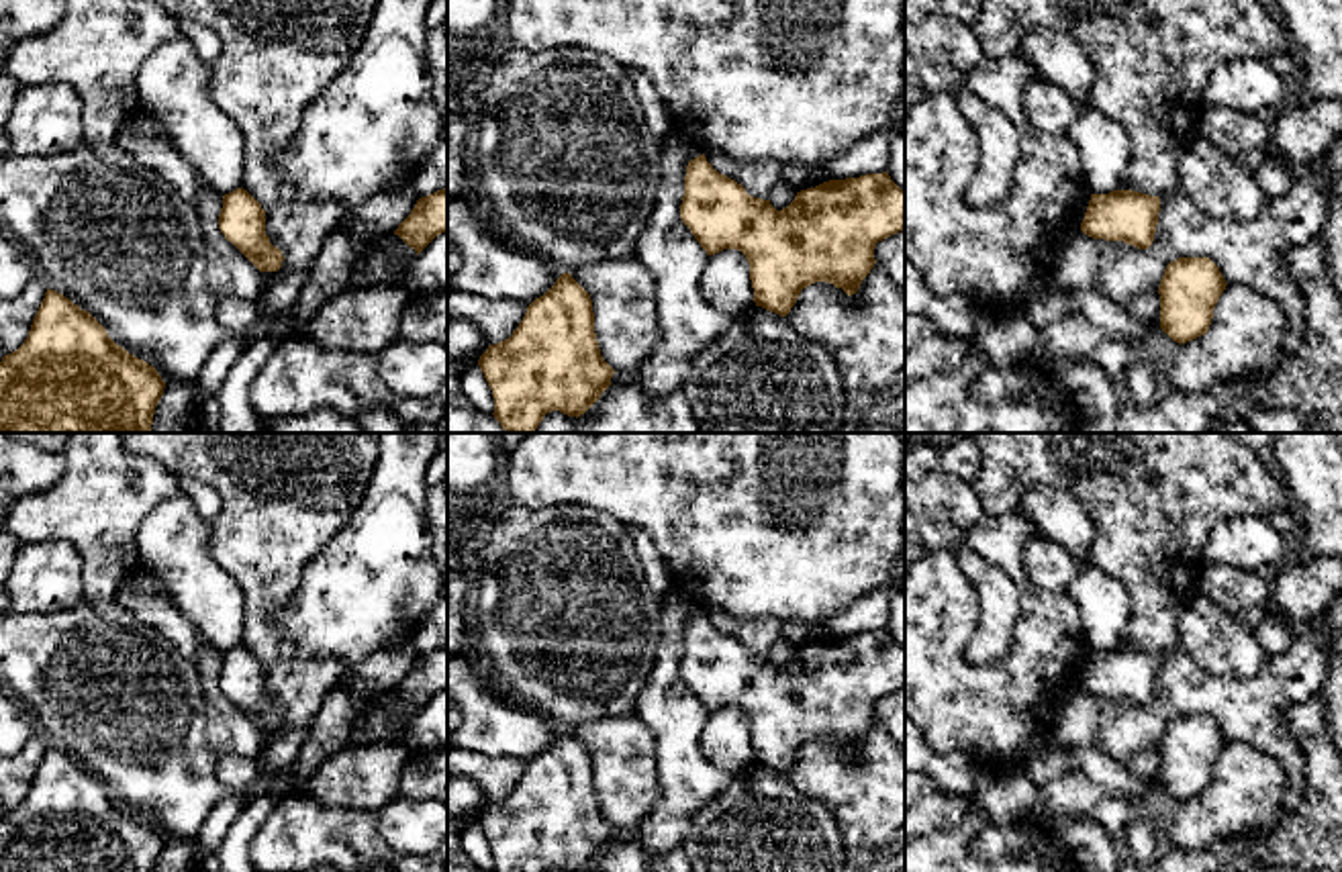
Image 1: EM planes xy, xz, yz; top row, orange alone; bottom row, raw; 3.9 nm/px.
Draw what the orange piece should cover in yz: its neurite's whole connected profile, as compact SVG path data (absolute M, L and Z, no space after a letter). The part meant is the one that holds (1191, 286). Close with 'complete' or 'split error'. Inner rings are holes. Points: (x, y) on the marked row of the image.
M1209 257L1170 261L1158 286L1160 329L1179 345L1205 335L1226 286Z | complete

